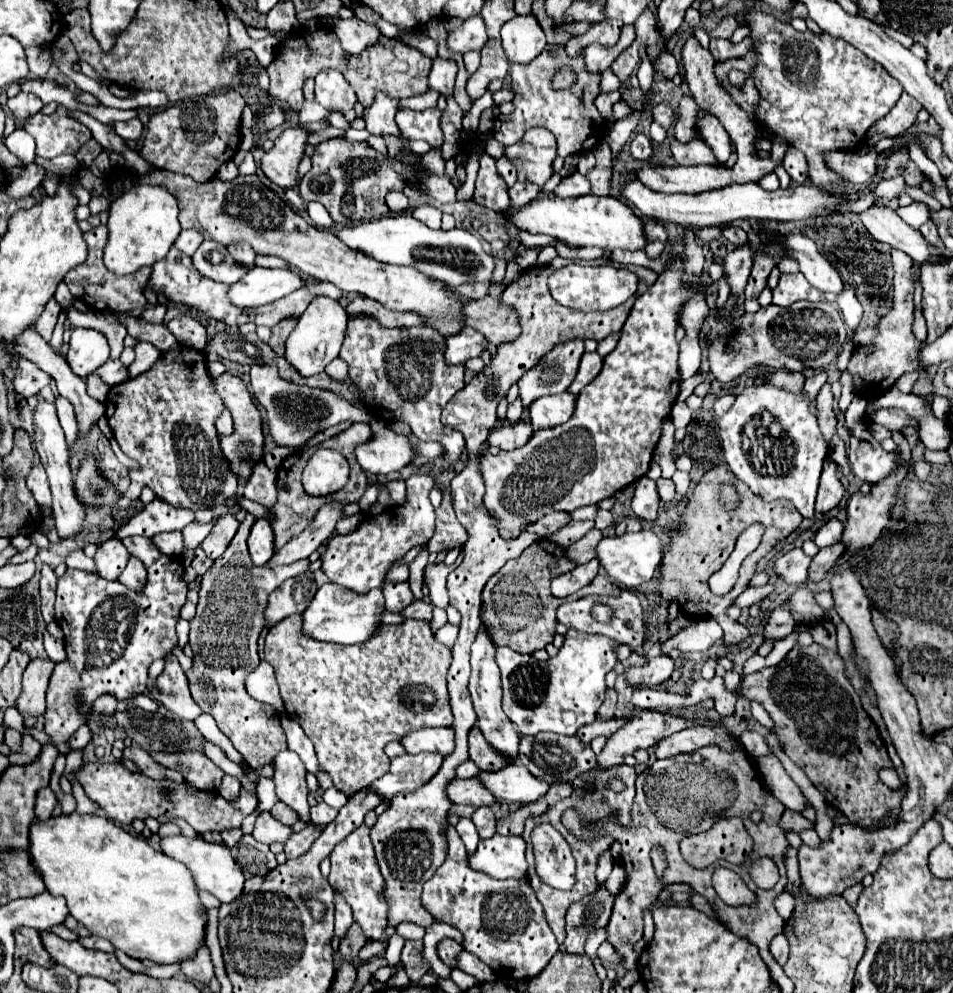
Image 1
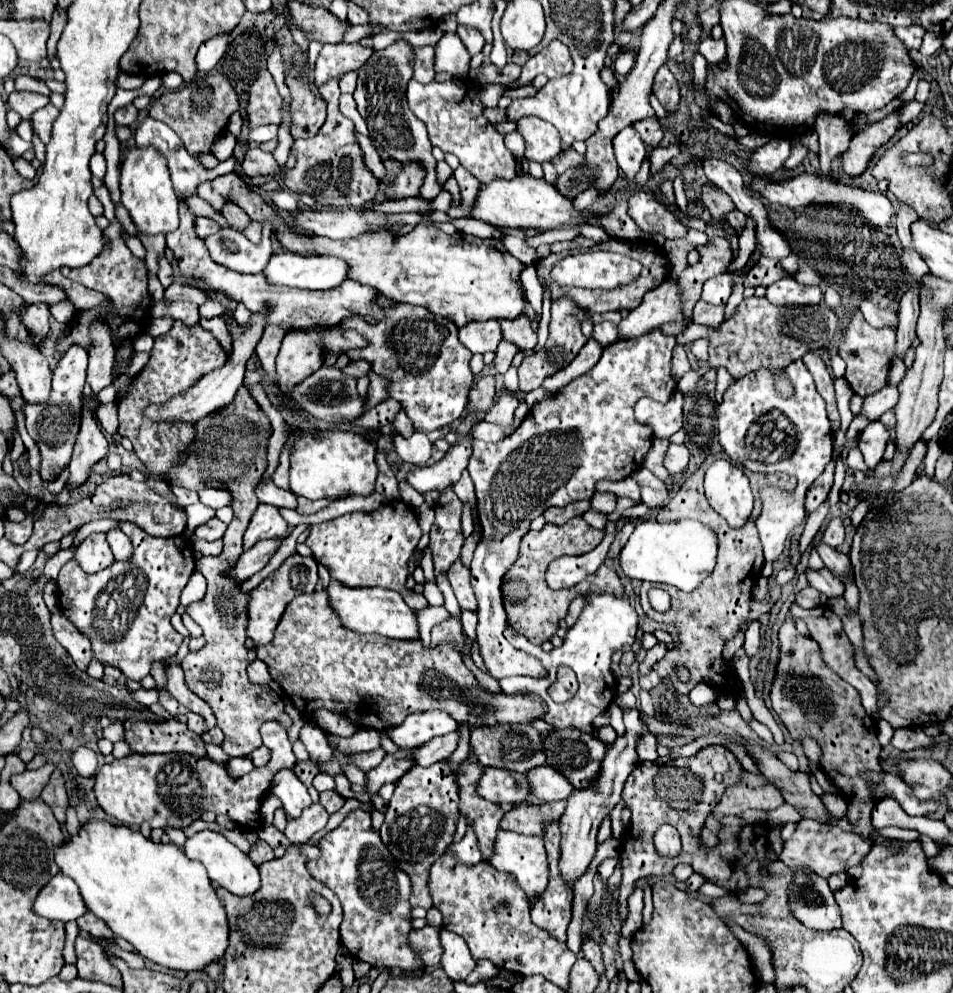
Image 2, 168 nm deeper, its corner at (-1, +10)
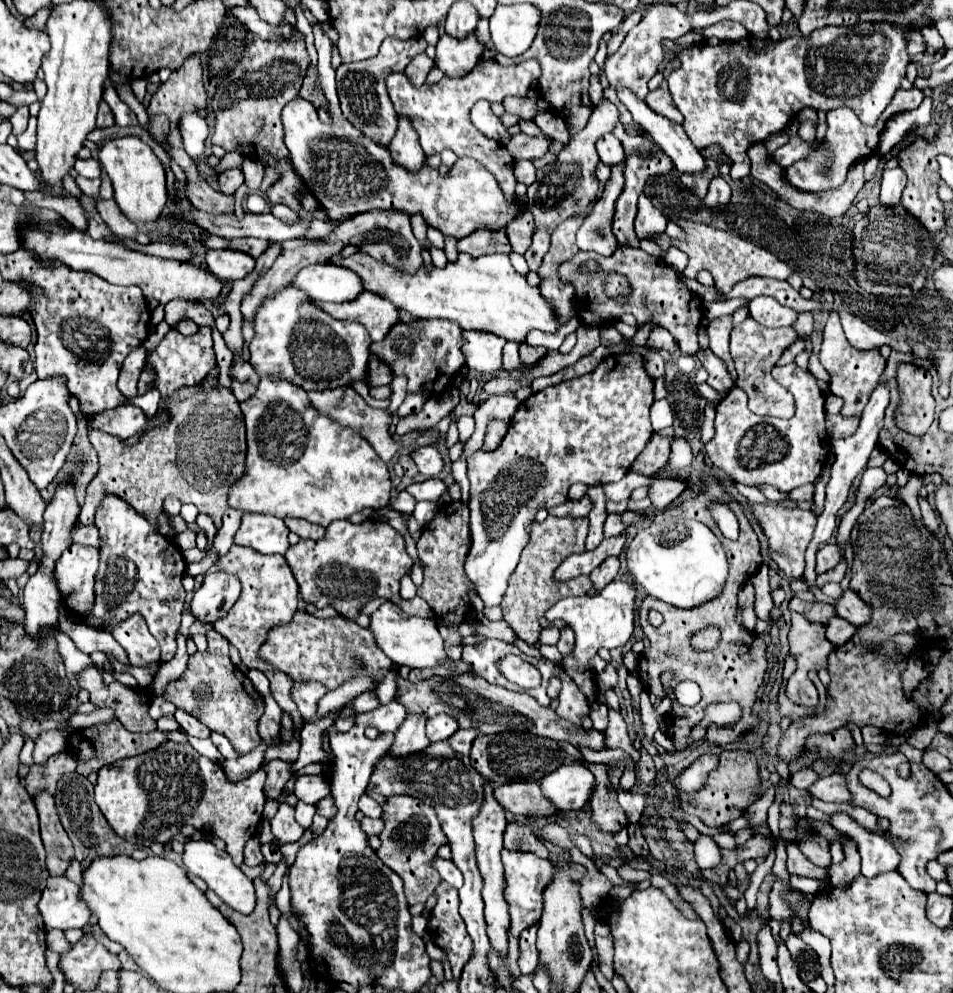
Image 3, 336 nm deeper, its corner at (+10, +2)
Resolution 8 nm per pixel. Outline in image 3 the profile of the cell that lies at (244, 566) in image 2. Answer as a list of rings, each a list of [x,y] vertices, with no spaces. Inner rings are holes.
[[[210,572],[204,576],[202,586],[196,590],[190,612],[202,624],[214,624],[224,618],[236,598],[240,596],[240,582],[236,576],[224,572]]]

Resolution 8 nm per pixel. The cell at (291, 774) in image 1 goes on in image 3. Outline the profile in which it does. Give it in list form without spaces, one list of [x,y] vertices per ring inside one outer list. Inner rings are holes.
[[[280,804],[276,816],[270,820],[270,828],[274,834],[274,844],[284,846],[288,842],[296,842],[302,838],[304,828],[294,820],[294,808],[288,804]]]

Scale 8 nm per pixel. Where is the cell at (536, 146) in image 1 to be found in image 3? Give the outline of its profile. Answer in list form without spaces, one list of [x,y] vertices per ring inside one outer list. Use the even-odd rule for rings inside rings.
[[[520,132],[520,134],[510,138],[506,148],[512,154],[512,158],[516,158],[516,160],[532,160],[532,158],[540,158],[548,152],[550,140],[542,134],[540,136],[528,136],[528,134]]]

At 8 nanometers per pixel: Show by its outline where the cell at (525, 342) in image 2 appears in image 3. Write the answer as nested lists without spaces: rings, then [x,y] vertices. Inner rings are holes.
[[[520,344],[520,360],[526,364],[526,366],[536,366],[540,362],[540,358],[544,358],[548,350],[544,346],[526,346],[526,344]]]

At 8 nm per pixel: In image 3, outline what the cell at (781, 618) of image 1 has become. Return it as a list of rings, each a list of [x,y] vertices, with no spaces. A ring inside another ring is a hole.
[[[792,598],[788,608],[792,612],[804,614],[808,618],[808,622],[816,622],[816,624],[826,624],[830,618],[836,616],[836,608],[832,604],[824,604],[824,602],[804,602],[800,598]]]

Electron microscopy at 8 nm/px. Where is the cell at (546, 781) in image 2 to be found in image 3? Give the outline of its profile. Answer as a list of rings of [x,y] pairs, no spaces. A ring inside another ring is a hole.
[[[572,762],[548,774],[540,782],[540,786],[556,808],[564,812],[576,812],[590,802],[596,788],[596,780],[584,764]]]

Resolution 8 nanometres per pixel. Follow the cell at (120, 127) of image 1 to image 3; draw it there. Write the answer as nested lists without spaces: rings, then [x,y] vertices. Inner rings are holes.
[[[100,102],[96,126],[98,126],[98,128],[110,128],[110,126],[114,126],[114,116],[112,116],[112,110],[108,108],[106,102]]]

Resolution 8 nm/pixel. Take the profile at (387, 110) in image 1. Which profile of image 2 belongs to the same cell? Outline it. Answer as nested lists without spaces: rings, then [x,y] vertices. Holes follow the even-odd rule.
[[[397,40],[389,48],[373,52],[373,56],[365,62],[365,66],[357,70],[359,78],[357,78],[357,90],[353,96],[355,96],[359,114],[367,120],[369,132],[375,138],[375,142],[381,144],[383,152],[389,158],[399,160],[401,164],[419,162],[423,166],[425,178],[421,186],[421,196],[425,200],[433,200],[443,190],[443,186],[437,180],[437,172],[435,172],[437,160],[431,154],[431,142],[427,138],[427,128],[423,126],[419,118],[413,116],[413,112],[407,106],[407,98],[405,98],[407,84],[413,76],[411,54],[413,54],[413,48],[405,40]]]

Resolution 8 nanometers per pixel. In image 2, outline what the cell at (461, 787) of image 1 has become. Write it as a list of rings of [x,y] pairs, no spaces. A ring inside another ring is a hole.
[[[493,766],[483,768],[483,774],[477,782],[479,796],[489,802],[511,802],[519,804],[529,798],[529,786],[525,774],[511,772],[511,770],[499,770]]]

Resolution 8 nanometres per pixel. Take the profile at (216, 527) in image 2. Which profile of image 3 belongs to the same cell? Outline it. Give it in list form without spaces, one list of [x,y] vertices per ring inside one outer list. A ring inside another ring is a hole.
[[[186,530],[186,532],[178,534],[178,536],[174,538],[174,542],[176,542],[176,546],[178,546],[180,550],[188,550],[188,548],[194,548],[194,546],[196,546],[196,534],[194,534],[192,530]]]

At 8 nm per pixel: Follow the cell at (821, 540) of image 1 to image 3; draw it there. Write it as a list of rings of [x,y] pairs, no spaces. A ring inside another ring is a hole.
[[[824,544],[824,546],[818,550],[818,556],[816,556],[816,574],[830,572],[830,570],[836,568],[842,560],[844,560],[844,554],[838,550],[838,546],[834,546],[834,544]]]

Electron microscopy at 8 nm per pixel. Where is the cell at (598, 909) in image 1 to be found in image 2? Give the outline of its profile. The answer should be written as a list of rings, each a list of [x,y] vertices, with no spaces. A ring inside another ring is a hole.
[[[585,938],[581,944],[581,952],[587,960],[591,960],[591,964],[595,966],[595,970],[599,974],[603,974],[603,960],[601,960],[601,948],[593,938]]]

